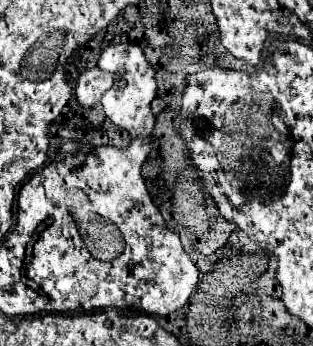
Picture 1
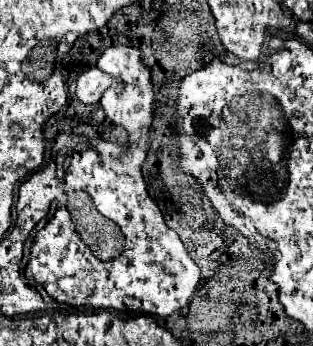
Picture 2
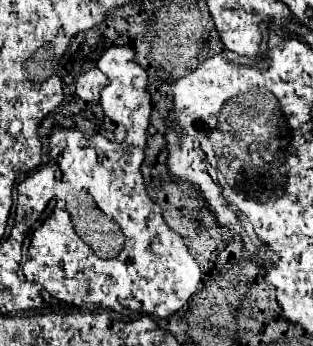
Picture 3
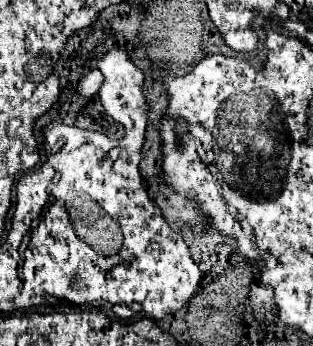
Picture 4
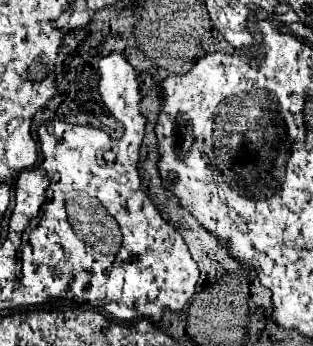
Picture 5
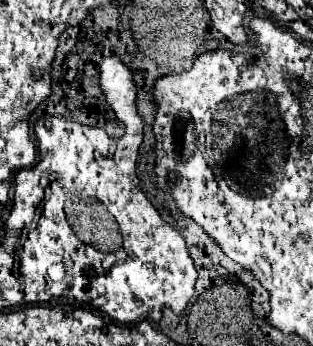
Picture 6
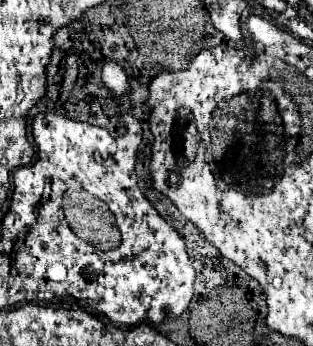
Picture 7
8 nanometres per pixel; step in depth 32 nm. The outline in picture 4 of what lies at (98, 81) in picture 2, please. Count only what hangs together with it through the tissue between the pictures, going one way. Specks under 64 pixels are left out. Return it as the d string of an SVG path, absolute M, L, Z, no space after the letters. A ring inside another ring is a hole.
M92 70L88 76L84 76L82 80L80 80L80 88L78 88L78 92L82 94L82 96L94 96L94 94L98 94L98 88L100 88L100 84L102 84L102 74L100 74L100 70Z

